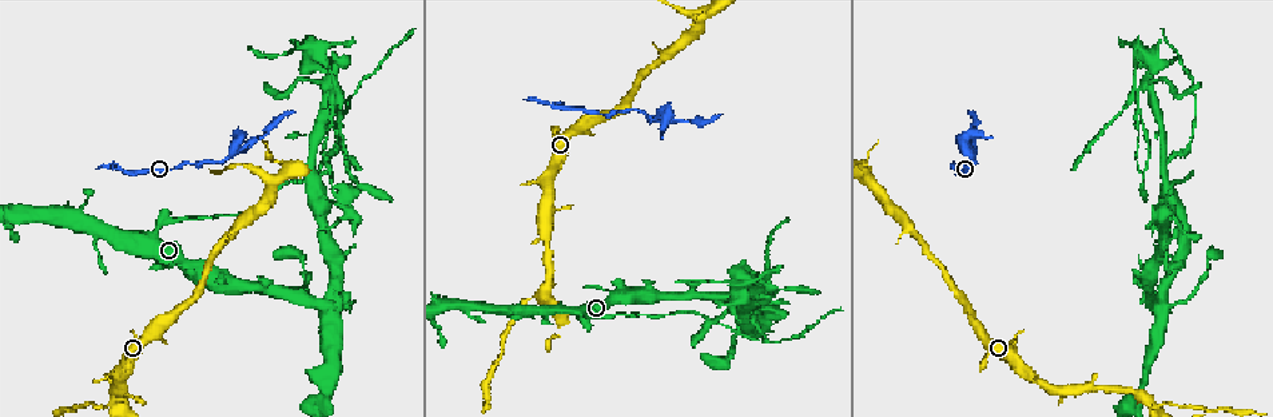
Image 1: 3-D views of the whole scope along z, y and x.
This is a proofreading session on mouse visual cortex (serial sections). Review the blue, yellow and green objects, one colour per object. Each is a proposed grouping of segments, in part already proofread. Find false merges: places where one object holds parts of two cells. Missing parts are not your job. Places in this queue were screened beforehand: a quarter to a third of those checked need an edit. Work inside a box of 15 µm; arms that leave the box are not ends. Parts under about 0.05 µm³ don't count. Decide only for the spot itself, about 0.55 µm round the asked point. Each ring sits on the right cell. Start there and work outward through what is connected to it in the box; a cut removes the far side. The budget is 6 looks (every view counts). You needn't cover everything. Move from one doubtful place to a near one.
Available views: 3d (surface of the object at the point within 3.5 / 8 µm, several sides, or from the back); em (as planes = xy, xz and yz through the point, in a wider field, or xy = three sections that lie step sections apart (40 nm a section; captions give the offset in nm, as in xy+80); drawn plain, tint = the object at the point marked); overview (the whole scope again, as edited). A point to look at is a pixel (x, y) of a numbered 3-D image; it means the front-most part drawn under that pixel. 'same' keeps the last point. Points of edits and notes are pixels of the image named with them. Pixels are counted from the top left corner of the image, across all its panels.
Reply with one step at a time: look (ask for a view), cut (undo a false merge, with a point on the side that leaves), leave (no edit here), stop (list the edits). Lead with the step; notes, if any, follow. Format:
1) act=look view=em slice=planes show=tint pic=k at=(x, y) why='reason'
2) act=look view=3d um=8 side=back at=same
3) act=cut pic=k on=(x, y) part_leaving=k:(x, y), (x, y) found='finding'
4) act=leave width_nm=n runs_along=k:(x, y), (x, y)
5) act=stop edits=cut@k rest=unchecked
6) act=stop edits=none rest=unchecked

act=look view=3d um=8 pic=1 at=(164, 218) why='sharp bend'

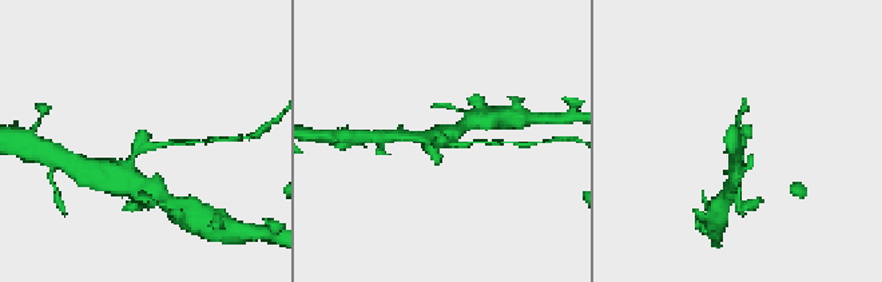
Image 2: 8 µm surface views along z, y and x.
act=look view=em slice=xy step=1 show=tint pic=2 at=(438, 142) arm_widths_nm=150,300 why='shape alone is not enough'

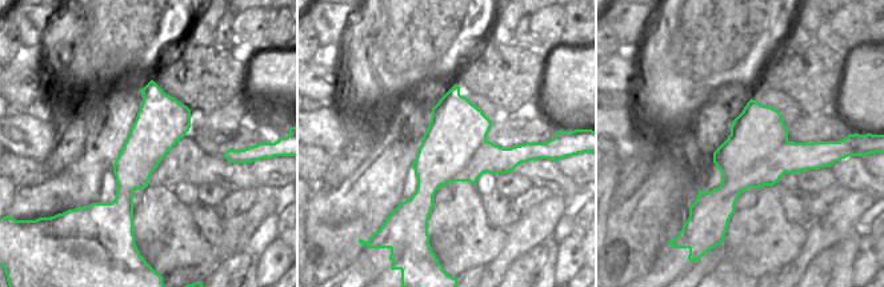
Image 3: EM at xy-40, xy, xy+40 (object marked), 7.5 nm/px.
act=cut pic=2 on=(174, 142) part_leaving=2:(150, 145), (209, 140) found='a second cell is stuck on'

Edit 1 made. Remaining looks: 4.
act=look view=overview why='see it whole again'

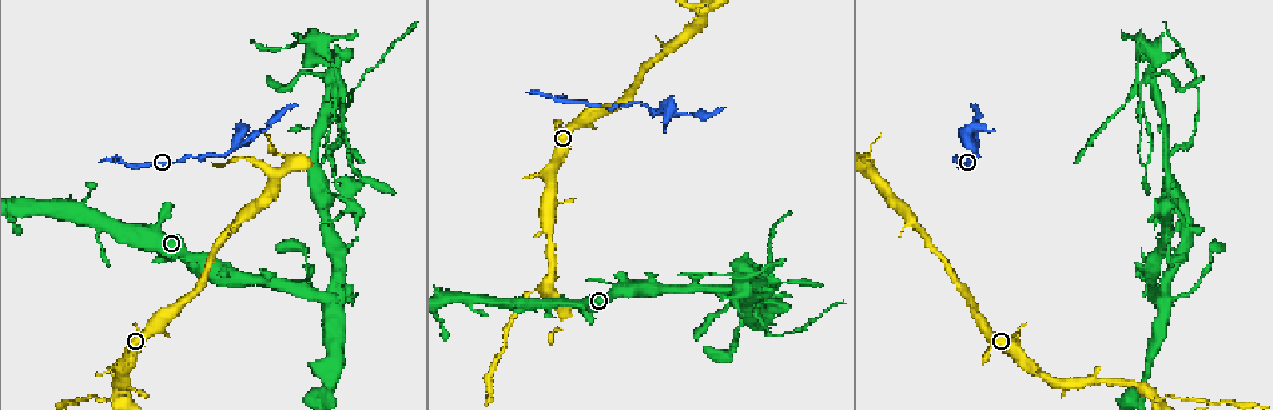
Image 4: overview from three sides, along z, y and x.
act=look view=3d um=8 pic=4 at=(659, 112) why='two arms at a narrow angle'

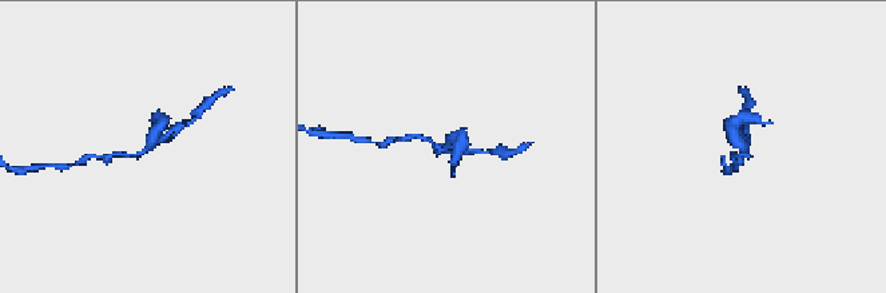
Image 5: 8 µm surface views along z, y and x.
act=look view=em slice=planes show=tint pic=5 at=(450, 148) arms=3 arm_widths_nm=150,150,250

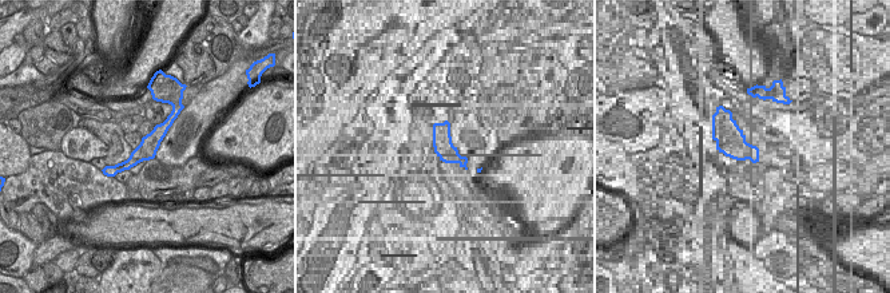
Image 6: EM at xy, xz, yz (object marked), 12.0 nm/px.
act=cut pic=5 on=(455, 157) found='two cells meet here'

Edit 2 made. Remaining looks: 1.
act=stop edits=cut@2,cut@5 rest=unchecked

